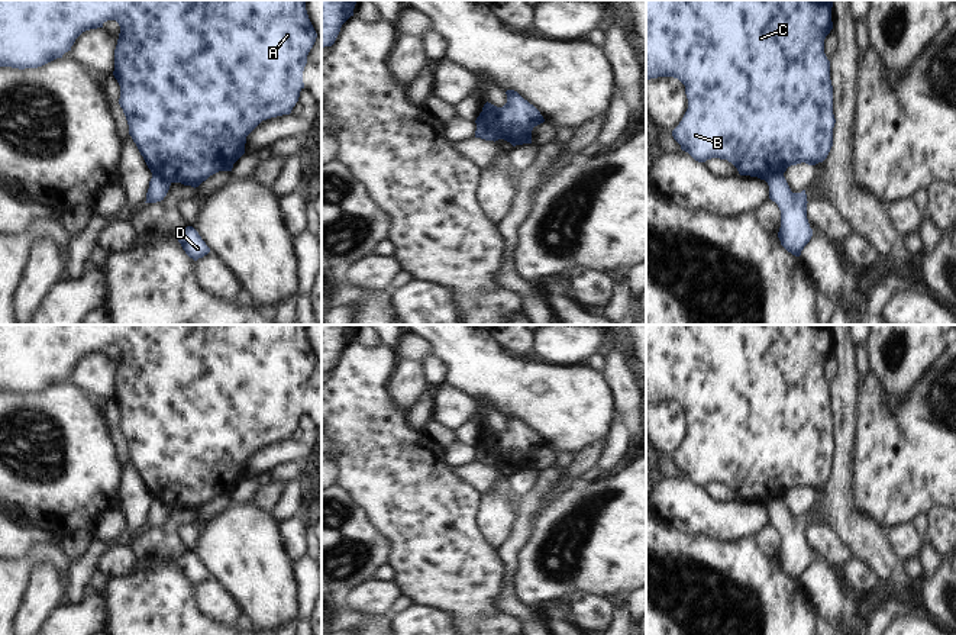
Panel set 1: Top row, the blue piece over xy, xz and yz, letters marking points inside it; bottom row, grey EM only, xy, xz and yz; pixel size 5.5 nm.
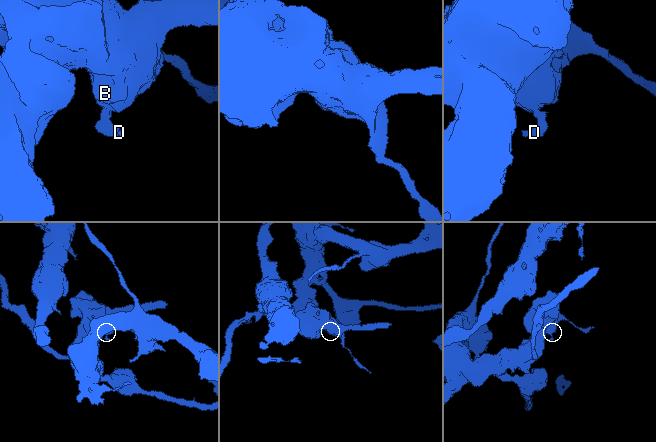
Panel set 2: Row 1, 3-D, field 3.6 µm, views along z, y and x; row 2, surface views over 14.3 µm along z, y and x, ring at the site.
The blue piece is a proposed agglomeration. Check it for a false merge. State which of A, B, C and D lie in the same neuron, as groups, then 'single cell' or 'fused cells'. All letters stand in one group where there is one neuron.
groups A B C / D; fused cells

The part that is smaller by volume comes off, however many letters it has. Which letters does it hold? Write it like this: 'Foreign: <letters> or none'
Foreign: D

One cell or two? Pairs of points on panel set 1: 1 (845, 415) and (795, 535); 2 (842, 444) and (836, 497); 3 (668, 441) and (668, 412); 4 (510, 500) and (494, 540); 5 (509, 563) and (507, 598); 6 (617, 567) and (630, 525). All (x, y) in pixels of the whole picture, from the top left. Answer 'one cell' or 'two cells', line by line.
1: one cell
2: one cell
3: one cell
4: one cell
5: one cell
6: one cell

